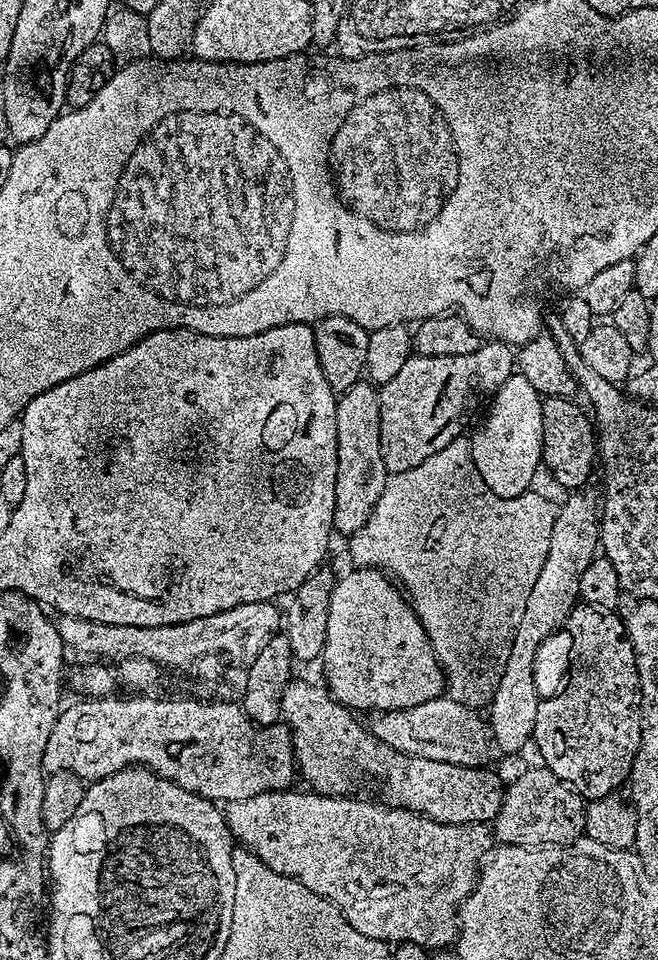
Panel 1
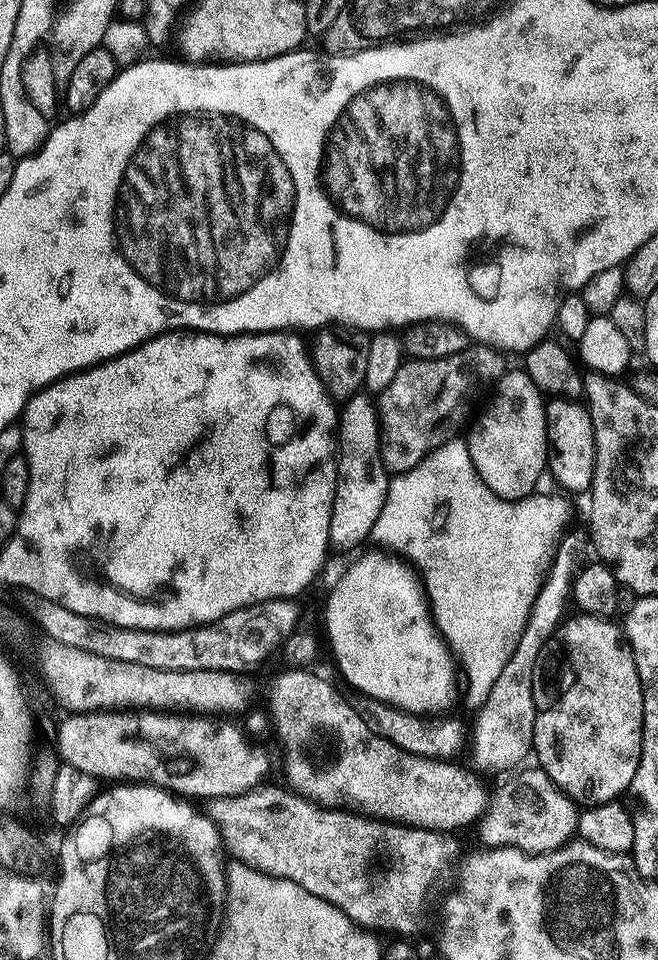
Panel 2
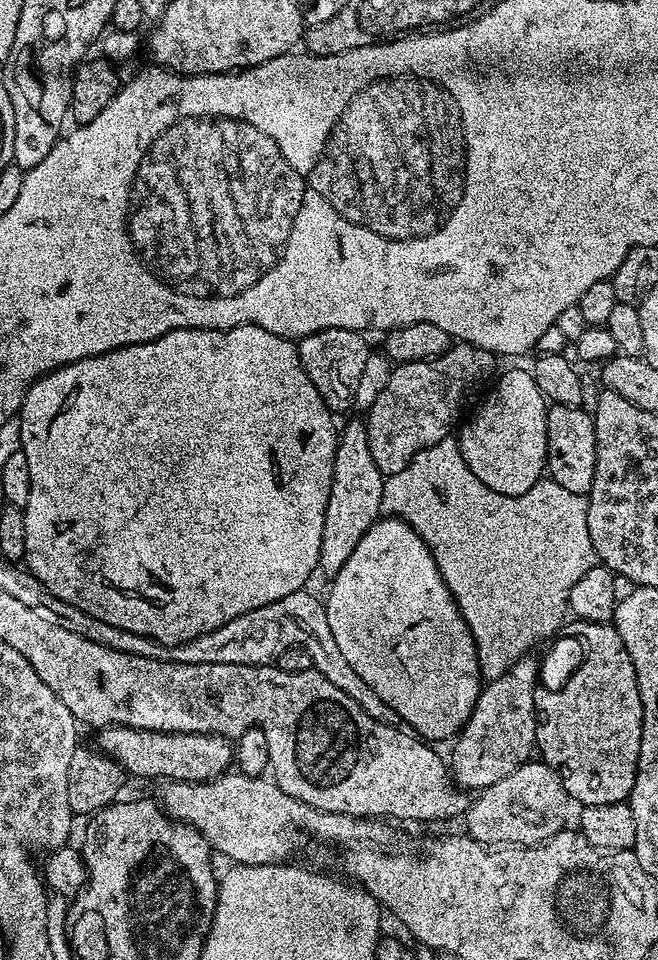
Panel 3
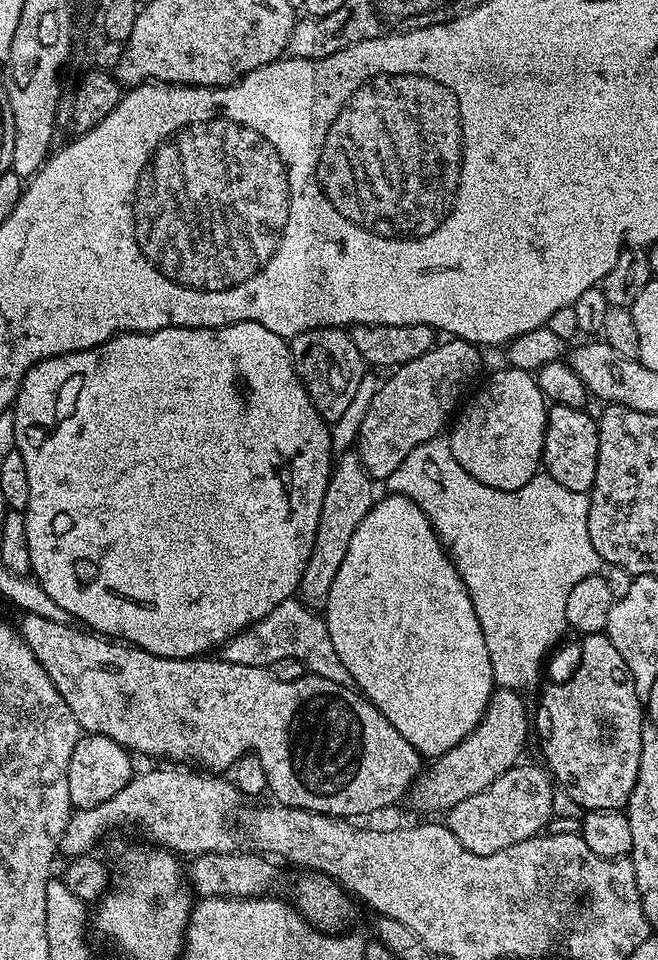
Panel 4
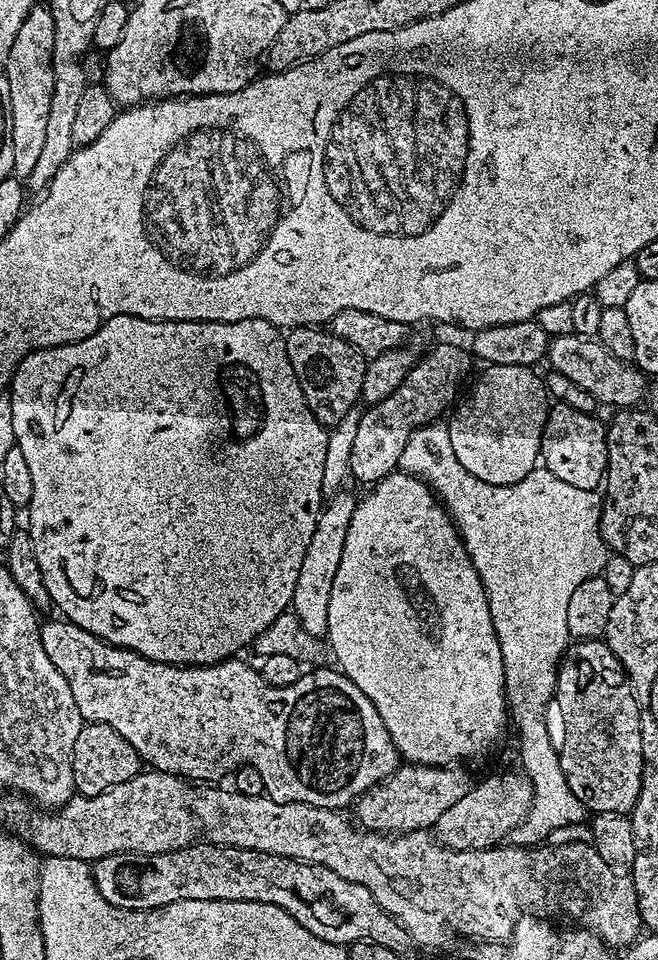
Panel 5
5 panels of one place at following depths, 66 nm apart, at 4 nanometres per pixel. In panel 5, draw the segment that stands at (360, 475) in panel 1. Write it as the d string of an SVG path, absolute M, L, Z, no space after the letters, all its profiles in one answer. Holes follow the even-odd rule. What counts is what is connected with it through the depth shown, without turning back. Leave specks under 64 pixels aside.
M348 492L337 493L321 507L310 546L306 546L306 558L302 558L302 570L298 570L298 583L294 586L290 611L296 615L304 635L309 638L324 638L328 634L330 590L334 587L334 574L338 574L338 562L342 562L342 546L346 546L346 530L350 530L350 518L354 518L357 502L357 497Z

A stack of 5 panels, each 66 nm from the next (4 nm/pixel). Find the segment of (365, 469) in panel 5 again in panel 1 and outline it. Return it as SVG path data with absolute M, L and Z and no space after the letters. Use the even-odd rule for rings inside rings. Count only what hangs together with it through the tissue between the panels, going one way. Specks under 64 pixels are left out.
M484 342L478 350L457 356L418 356L412 354L404 361L402 370L390 382L379 385L380 394L380 445L382 462L389 474L410 470L418 462L426 462L430 454L438 454L442 446L450 446L461 435L468 415L476 408L480 395L485 398L496 392L514 374L514 352L507 344Z

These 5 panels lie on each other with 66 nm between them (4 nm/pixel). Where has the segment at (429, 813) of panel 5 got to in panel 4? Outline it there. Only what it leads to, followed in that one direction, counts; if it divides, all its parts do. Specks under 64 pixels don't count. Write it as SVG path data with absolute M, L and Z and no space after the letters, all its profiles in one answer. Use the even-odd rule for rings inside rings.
M497 687L478 726L458 746L444 752L432 769L425 771L410 789L410 801L420 812L447 813L448 809L474 798L490 786L506 770L521 763L524 747L528 744L528 708L519 691Z

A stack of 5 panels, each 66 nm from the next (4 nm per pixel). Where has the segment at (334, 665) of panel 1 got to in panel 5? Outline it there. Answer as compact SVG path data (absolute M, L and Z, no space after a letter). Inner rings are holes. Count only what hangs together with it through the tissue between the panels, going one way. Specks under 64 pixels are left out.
M397 470L365 492L368 493L357 499L354 518L350 518L350 530L346 530L346 546L342 546L342 562L338 562L338 574L334 574L334 587L330 590L326 644L332 647L332 652L336 655L335 667L346 678L350 678L350 682L354 682L354 686L358 686L358 690L362 690L362 694L370 698L370 702L374 702L378 718L382 718L394 746L407 763L452 766L457 762L464 762L460 760L470 759L471 756L480 756L487 748L492 748L499 742L500 735L504 732L504 723L507 720L509 723L510 712L506 707L504 694L502 654L498 638L494 634L494 622L490 606L486 602L484 587L478 578L478 570L474 570L474 562L470 562L464 539L453 524L452 517L448 515L448 509L423 480L409 472Z

